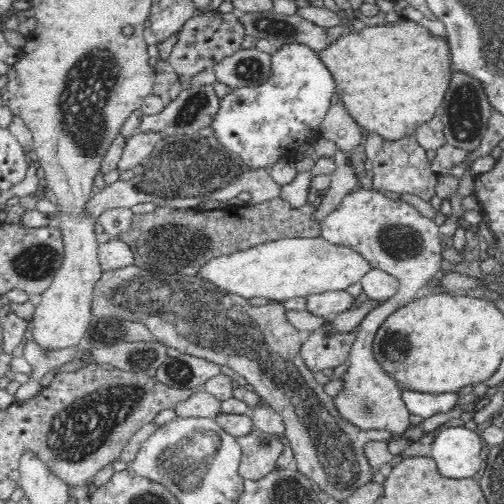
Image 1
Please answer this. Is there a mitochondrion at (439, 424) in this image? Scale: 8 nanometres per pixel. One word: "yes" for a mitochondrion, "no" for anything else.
no

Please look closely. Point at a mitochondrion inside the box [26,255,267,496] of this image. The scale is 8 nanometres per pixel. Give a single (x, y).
(74, 435)

